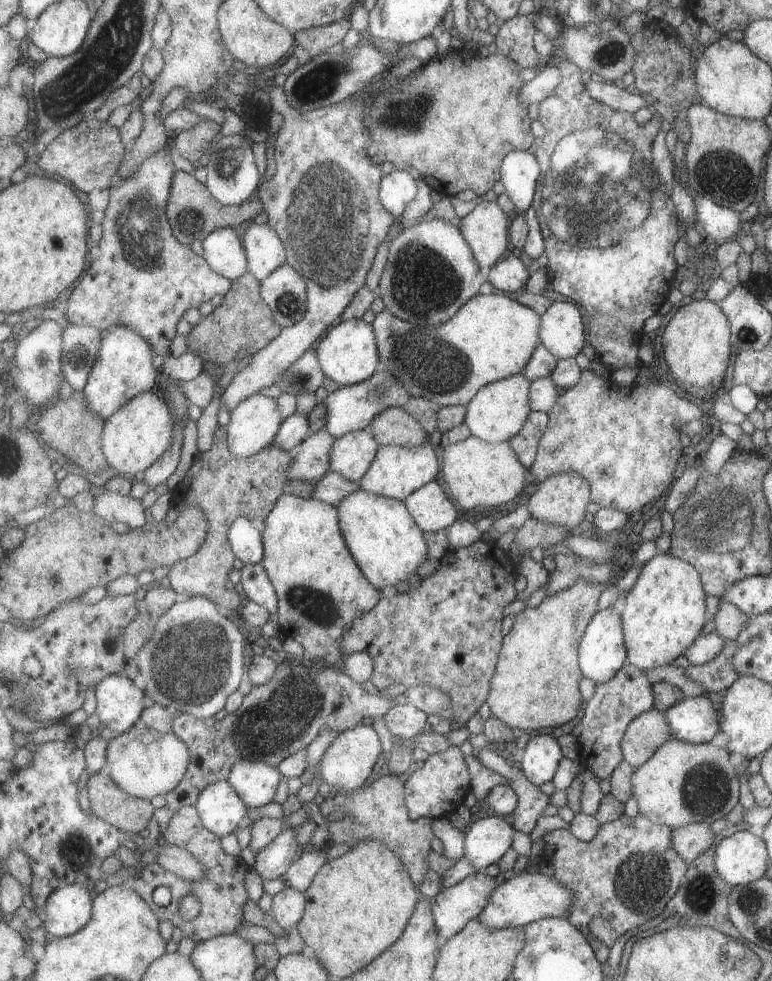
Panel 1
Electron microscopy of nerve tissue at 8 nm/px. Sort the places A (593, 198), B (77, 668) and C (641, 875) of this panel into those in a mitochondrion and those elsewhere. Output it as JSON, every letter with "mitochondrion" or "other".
{"A":"mitochondrion","B":"mitochondrion","C":"mitochondrion"}

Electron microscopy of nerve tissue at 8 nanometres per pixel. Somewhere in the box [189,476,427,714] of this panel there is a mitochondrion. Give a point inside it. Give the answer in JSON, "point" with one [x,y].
{"point":[323,611]}

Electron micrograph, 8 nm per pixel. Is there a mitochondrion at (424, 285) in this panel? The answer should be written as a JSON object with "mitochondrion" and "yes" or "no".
{"mitochondrion":"yes"}

